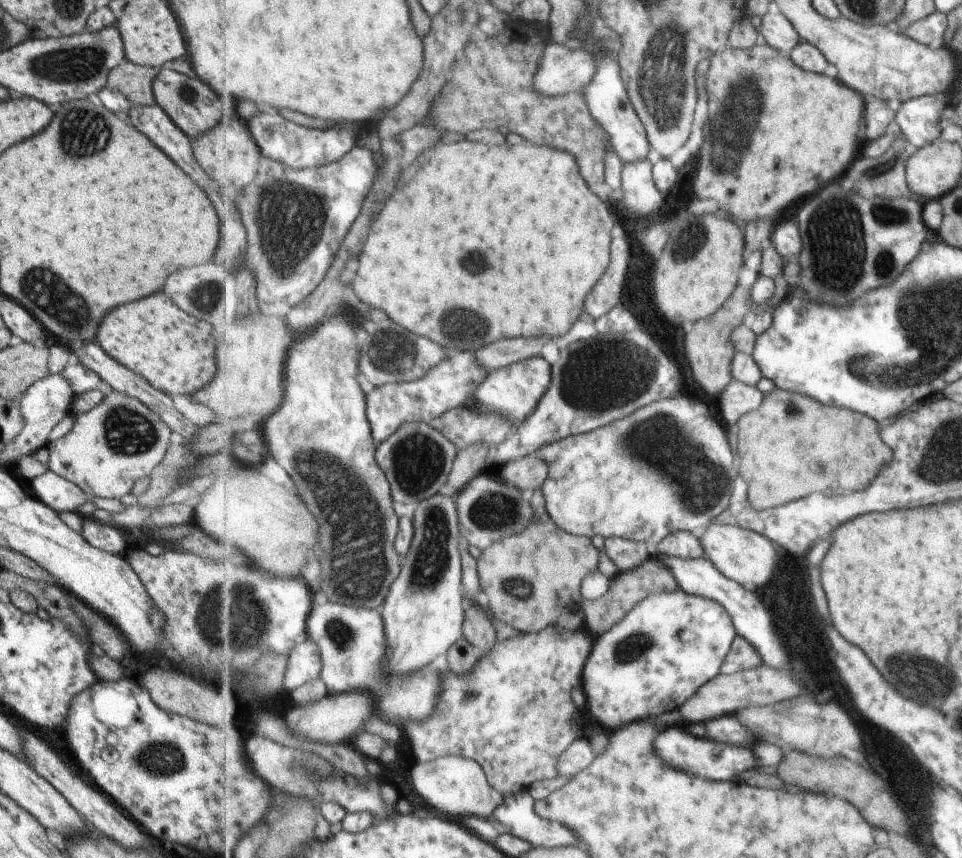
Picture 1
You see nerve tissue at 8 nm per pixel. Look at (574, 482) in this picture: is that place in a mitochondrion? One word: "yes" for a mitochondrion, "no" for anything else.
no

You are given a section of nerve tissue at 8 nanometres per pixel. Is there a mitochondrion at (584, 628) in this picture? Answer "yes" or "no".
no

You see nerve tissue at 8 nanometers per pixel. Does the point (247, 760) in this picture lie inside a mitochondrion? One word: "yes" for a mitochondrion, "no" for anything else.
no

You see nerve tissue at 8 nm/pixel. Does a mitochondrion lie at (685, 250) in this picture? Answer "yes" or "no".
yes

